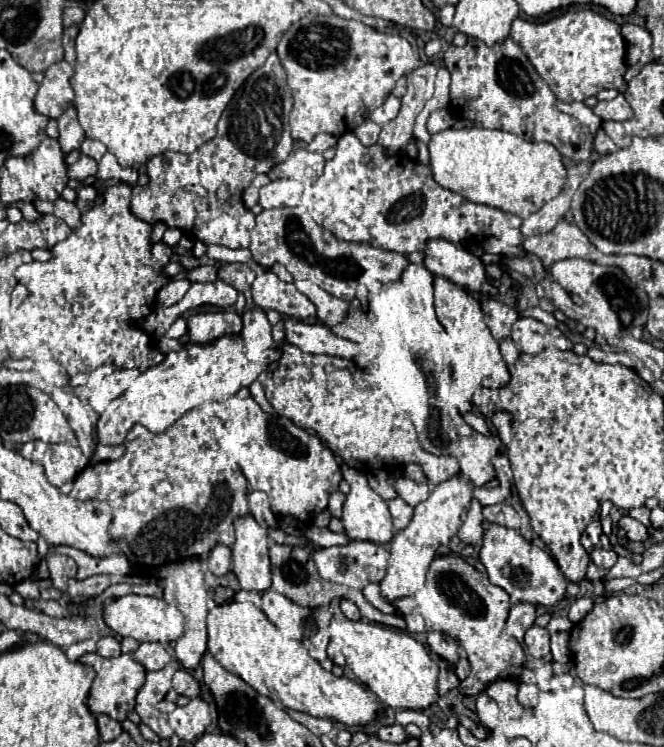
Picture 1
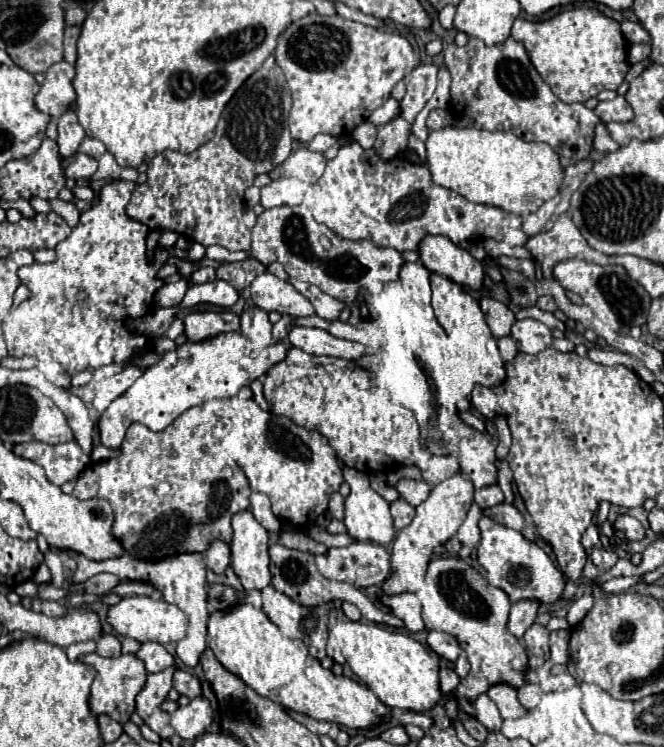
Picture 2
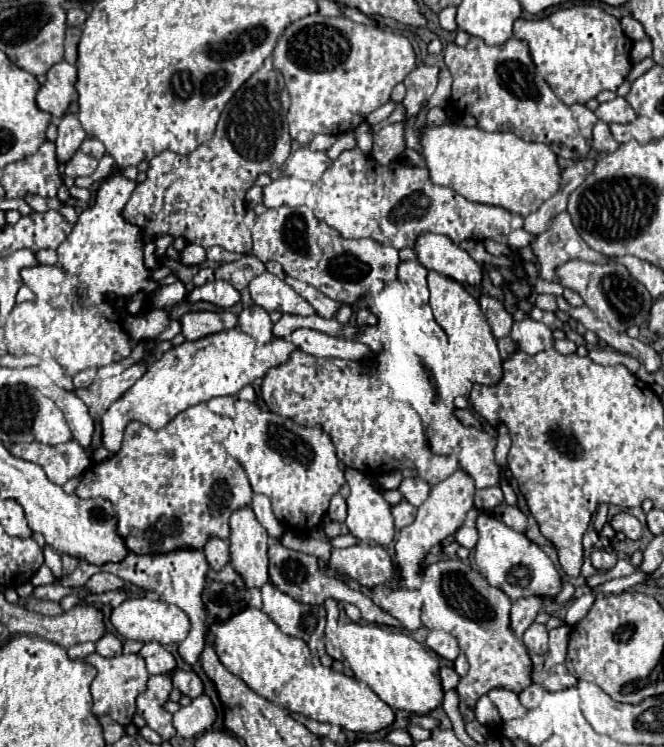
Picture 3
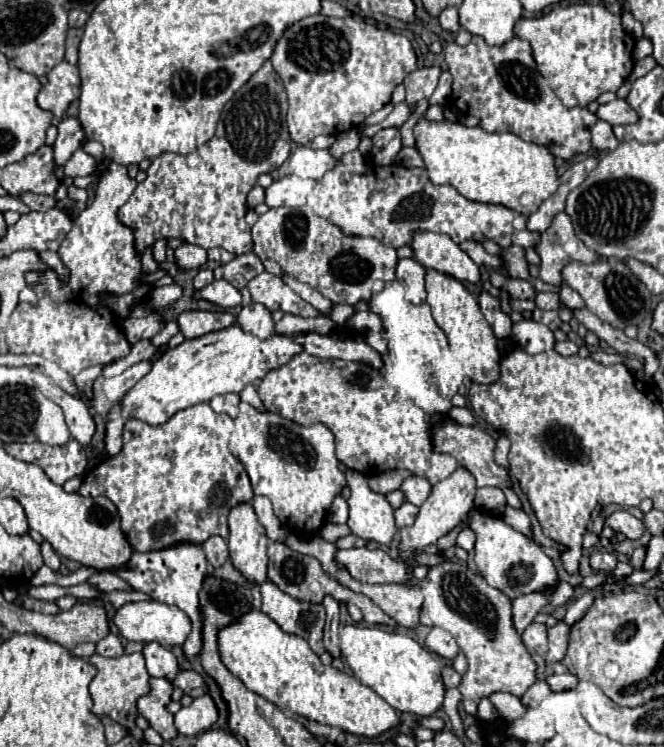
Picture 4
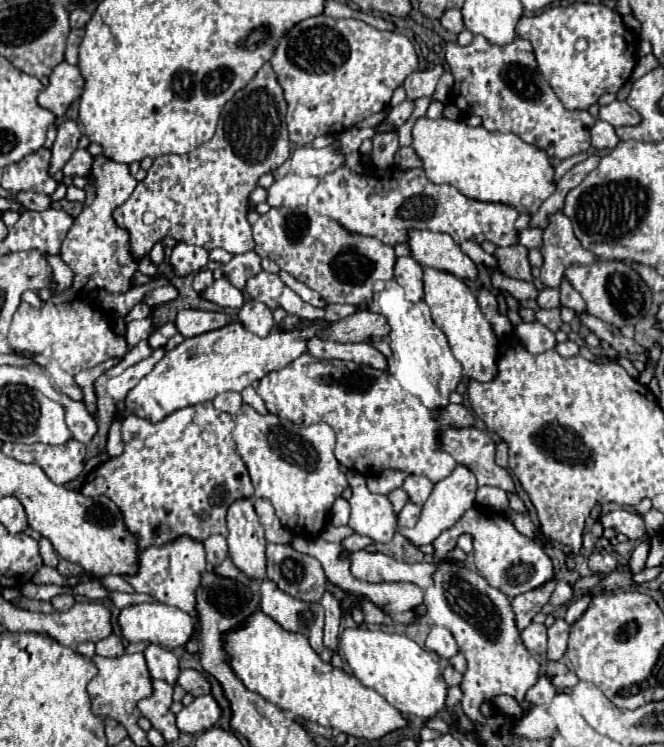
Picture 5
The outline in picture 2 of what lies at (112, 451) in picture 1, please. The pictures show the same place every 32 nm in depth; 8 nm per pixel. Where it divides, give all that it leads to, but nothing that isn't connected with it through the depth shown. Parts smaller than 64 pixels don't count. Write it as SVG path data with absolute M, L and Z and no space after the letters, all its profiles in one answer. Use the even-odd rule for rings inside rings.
M96 446L92 450L92 460L94 462L100 462L100 460L108 460L108 458L116 458L120 454L120 450L110 450L106 446Z

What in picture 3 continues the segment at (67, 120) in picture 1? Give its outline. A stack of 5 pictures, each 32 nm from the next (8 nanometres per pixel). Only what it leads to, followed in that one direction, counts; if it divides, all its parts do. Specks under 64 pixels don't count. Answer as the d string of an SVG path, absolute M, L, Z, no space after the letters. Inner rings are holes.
M64 114L58 124L58 138L56 138L56 158L60 164L68 162L72 154L84 142L86 132L80 126L80 120L74 114Z

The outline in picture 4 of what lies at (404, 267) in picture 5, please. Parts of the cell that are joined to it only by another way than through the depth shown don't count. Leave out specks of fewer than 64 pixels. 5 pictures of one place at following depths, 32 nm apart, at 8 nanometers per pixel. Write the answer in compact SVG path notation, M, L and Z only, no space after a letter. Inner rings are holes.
M402 258L396 264L396 280L404 284L406 294L412 302L424 302L426 290L424 290L424 266L420 266L414 258Z

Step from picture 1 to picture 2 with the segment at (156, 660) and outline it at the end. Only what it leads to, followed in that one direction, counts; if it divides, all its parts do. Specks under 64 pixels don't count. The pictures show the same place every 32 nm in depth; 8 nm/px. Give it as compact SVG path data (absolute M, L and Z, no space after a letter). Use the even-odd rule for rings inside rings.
M144 642L142 648L136 652L136 656L140 660L144 660L146 670L150 674L162 672L162 670L174 666L174 656L162 644L158 644L158 642Z

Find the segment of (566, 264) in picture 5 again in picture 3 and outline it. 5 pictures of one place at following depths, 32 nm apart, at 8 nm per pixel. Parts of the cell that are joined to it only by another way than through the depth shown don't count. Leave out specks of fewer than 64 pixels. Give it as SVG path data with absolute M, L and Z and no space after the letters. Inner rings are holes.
M558 214L554 224L546 232L536 236L536 240L532 242L532 250L540 260L540 278L548 282L558 282L556 268L574 258L596 264L608 262L606 256L584 244L568 214Z

